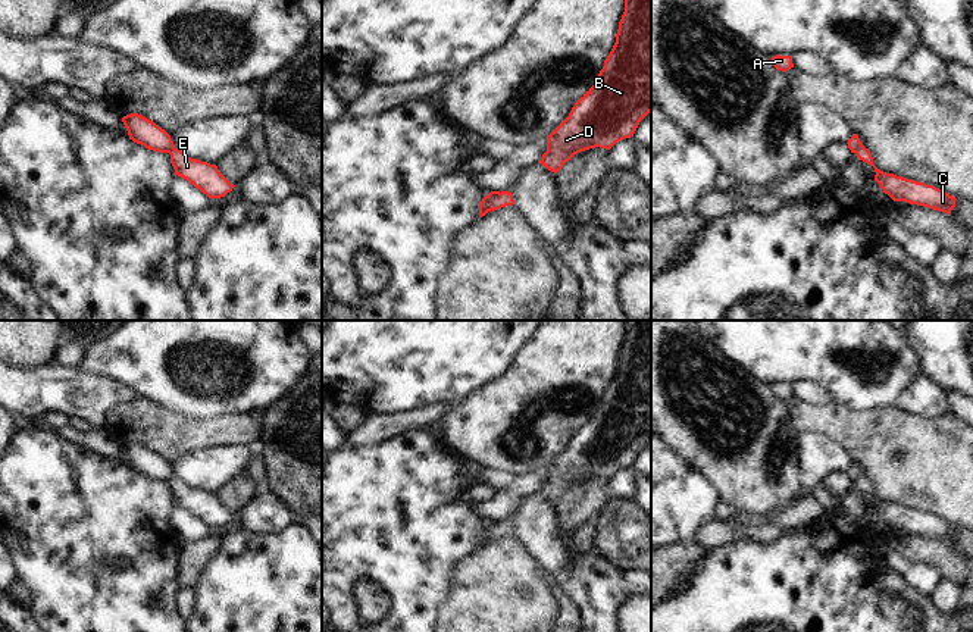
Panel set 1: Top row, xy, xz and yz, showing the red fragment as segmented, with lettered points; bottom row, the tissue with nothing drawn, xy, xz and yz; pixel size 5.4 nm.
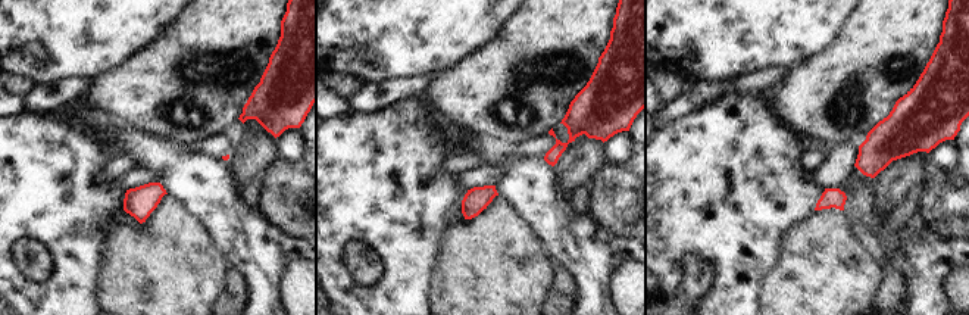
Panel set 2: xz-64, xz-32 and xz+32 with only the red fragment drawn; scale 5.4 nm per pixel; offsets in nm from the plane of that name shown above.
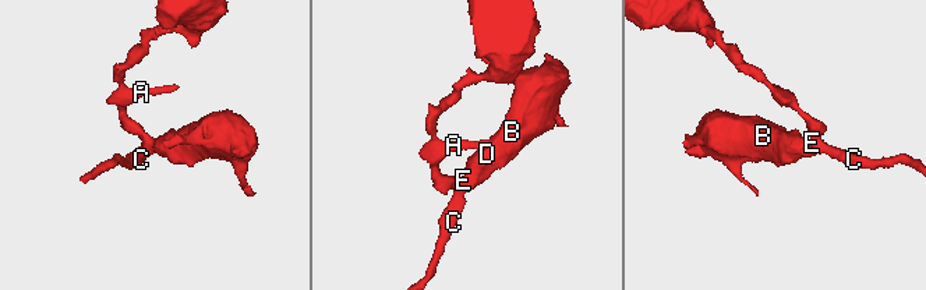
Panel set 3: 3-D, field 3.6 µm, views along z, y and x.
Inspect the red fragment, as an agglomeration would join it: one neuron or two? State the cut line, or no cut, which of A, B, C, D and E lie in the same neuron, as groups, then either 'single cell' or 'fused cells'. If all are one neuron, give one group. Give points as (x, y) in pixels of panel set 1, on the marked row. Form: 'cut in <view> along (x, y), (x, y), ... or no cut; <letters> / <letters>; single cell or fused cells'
cut in xz along (500, 193), (494, 197), (490, 209); A / B C D E; fused cells

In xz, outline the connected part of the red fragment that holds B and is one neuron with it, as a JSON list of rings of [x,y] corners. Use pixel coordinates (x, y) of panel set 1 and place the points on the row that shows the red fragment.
[[[625,0],[616,43],[604,60],[595,84],[575,103],[569,116],[547,137],[547,151],[539,163],[557,173],[575,154],[589,148],[610,150],[616,143],[633,137],[639,122],[651,112],[651,0]]]

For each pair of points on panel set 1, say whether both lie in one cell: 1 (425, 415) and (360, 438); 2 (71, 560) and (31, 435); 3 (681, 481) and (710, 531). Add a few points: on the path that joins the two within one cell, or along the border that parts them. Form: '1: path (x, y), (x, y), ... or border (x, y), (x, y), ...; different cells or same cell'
1: path (409, 418), (377, 428); same cell
2: path (71, 529), (71, 521), (44, 494), (37, 466); same cell
3: border (713, 519), (701, 525), (691, 538); different cells

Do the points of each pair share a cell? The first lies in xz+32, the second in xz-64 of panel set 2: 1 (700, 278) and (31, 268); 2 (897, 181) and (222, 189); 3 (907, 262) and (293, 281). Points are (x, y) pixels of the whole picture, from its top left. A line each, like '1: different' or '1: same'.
1: same
2: different
3: different

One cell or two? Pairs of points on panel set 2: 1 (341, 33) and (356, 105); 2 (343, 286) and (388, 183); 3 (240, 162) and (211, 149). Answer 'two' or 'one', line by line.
1: two
2: one
3: two

